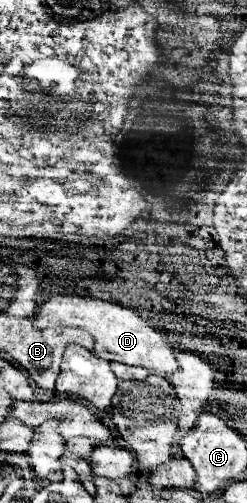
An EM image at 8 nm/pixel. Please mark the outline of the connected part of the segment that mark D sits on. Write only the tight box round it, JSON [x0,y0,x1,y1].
[34,294,178,376]

